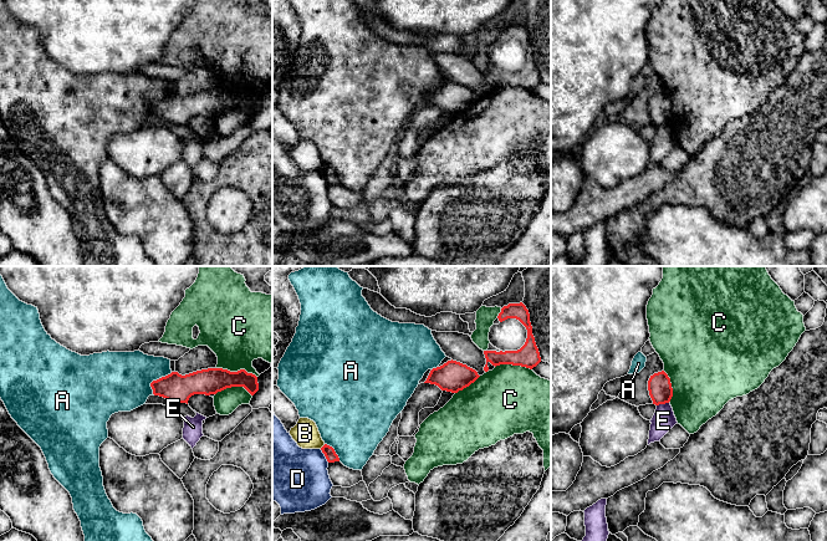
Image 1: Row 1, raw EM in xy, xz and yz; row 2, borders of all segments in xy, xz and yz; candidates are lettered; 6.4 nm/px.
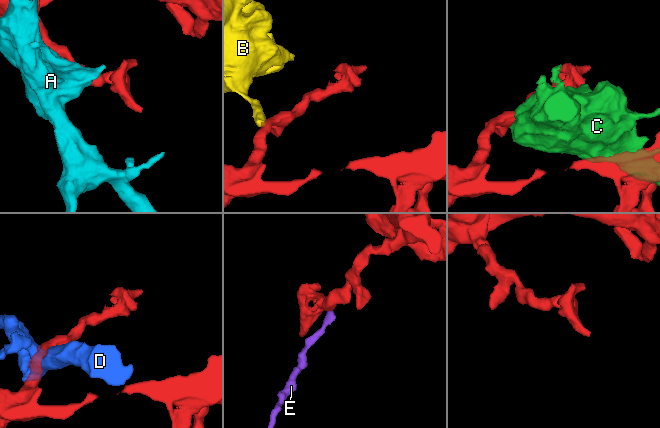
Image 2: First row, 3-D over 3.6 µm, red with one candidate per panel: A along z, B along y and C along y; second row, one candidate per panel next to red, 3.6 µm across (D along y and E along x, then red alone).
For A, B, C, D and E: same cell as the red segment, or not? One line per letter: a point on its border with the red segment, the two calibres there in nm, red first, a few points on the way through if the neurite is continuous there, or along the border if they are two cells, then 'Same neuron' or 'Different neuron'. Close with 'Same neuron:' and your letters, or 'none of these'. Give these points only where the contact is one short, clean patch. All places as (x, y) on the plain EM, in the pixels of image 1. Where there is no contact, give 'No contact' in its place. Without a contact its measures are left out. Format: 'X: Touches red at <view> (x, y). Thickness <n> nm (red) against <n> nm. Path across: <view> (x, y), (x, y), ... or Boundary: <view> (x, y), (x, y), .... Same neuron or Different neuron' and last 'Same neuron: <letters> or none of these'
A: Touches red at xy (157, 101). Thickness 190 nm (red) against 380 nm. Different neuron
B: Touches red at xz (323, 167). Thickness 70 nm (red) against 170 nm. Boundary: xz (325, 166), (320, 169). Different neuron
C: Touches red at xy (238, 92). Thickness 170 nm (red) against 400 nm. Different neuron
D: Touches red at xz (325, 177). Thickness 70 nm (red) against 400 nm. Different neuron
E: Touches red at yz (662, 124). Thickness 150 nm (red) against 150 nm. Boundary: yz (668, 123), (657, 127). Different neuron
Same neuron: none of these

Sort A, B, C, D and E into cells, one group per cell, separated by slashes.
A / B / C / D / E

